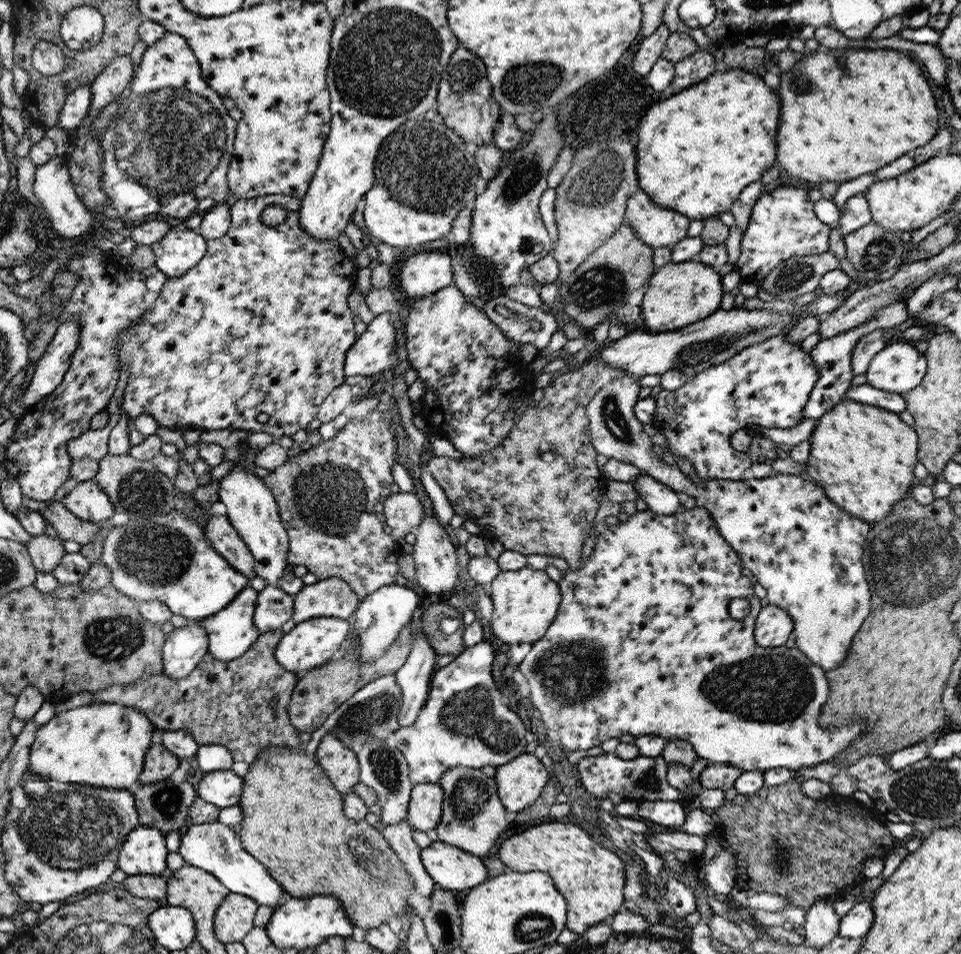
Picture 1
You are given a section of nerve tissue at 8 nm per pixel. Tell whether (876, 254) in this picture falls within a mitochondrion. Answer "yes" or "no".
yes

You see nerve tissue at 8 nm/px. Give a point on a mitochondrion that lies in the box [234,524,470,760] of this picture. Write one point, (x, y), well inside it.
(374, 714)

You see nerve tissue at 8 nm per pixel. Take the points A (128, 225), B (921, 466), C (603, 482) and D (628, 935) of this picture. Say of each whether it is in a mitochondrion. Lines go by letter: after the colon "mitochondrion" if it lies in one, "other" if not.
A: other
B: other
C: other
D: other

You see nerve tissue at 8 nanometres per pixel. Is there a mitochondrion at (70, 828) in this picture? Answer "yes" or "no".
yes

